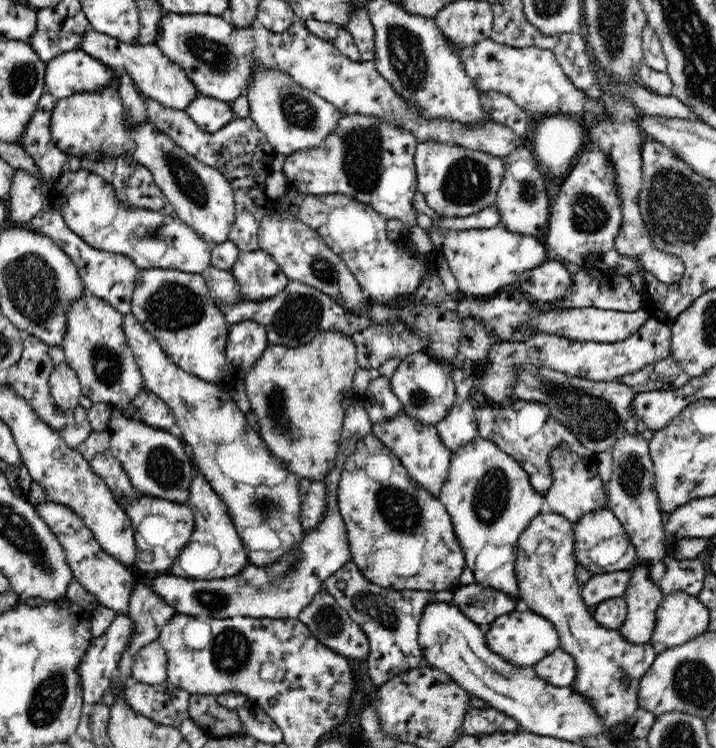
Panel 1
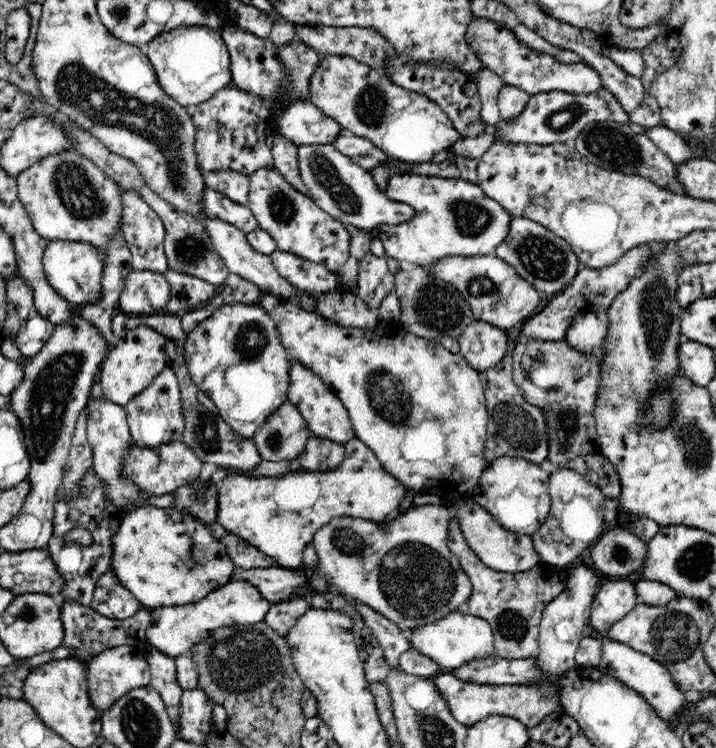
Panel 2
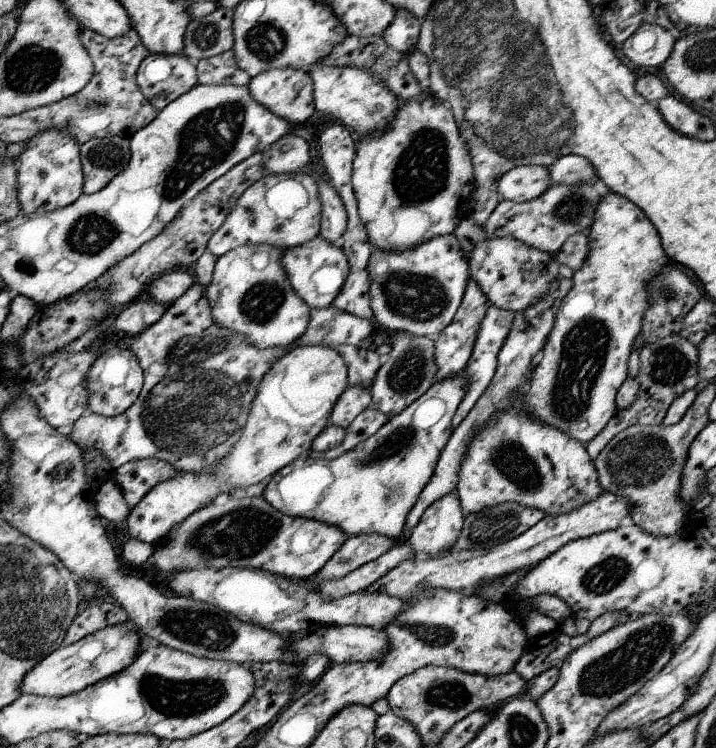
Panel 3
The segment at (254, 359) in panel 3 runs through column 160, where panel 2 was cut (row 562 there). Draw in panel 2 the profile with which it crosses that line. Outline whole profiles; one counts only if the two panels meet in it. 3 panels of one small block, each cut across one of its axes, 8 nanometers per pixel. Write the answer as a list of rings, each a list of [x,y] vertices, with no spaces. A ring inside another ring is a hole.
[[[414,505],[398,517],[388,522],[377,523],[349,516],[333,518],[326,526],[314,533],[313,545],[316,549],[316,566],[306,582],[317,594],[332,592],[348,600],[364,603],[400,630],[412,632],[428,623],[434,623],[463,610],[472,596],[471,580],[452,554],[447,543],[447,530],[452,519],[452,511],[442,505]]]

